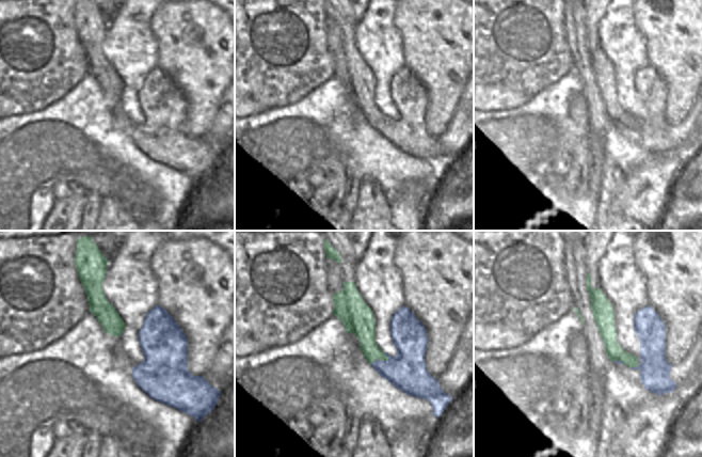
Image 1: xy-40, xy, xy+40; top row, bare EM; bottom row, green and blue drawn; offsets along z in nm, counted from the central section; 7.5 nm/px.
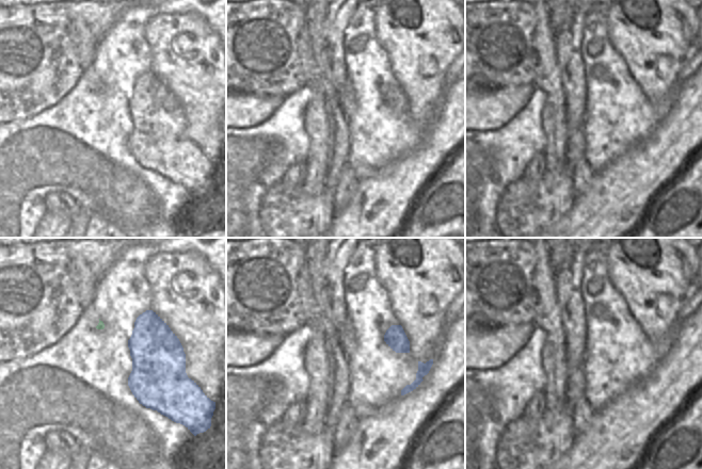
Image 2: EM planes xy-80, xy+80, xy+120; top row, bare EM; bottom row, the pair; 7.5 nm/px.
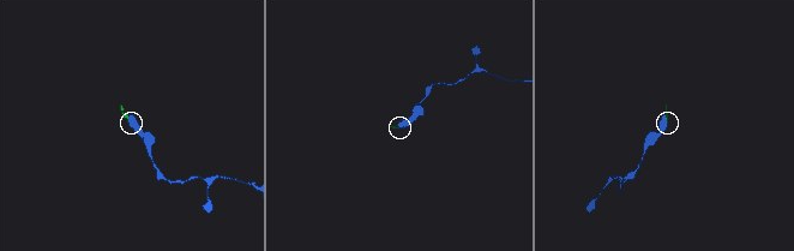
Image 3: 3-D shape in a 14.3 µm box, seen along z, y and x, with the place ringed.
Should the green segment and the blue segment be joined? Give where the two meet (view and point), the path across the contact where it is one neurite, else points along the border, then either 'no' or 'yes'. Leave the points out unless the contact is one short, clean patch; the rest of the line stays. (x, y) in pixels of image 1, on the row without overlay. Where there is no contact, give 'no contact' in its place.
meets green in xy at (383, 121); runs through xy (365, 93), (367, 103), (383, 121), (392, 129), (408, 131); yes

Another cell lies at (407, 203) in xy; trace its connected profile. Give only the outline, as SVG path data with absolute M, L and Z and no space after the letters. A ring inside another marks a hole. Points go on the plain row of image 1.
M406 182L386 193L390 222L397 231L422 231L429 192L424 182Z

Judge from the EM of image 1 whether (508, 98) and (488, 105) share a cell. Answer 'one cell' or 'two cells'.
one cell

